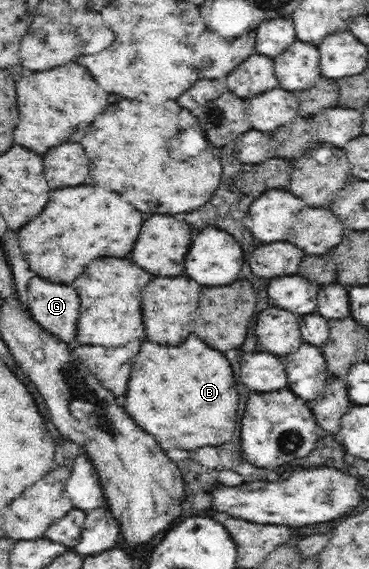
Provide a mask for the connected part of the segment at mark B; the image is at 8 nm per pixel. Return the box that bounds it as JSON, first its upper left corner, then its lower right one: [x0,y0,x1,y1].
[124,334,239,450]

